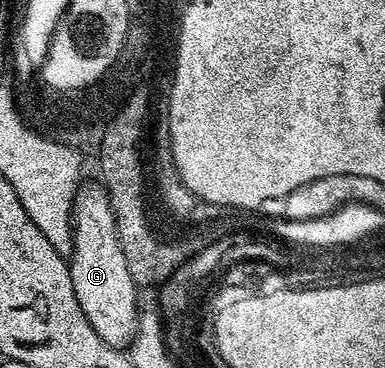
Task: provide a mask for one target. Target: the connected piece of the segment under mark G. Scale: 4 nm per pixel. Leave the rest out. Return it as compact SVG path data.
M86 192L76 202L76 227L72 229L68 256L68 274L76 301L92 330L111 348L124 350L137 333L136 287L137 281L124 272L124 260L120 260L120 248L116 248L116 236L112 236L112 220L108 220L108 204L98 192Z

